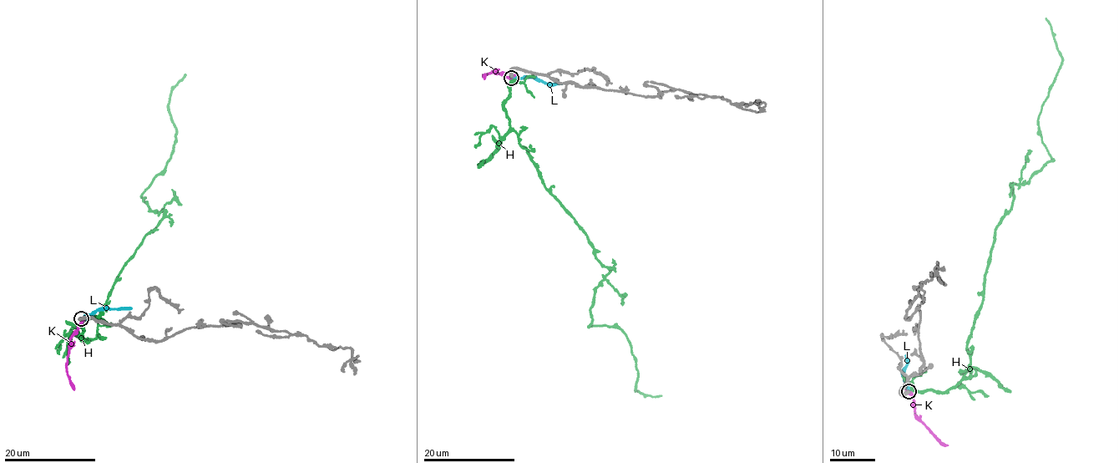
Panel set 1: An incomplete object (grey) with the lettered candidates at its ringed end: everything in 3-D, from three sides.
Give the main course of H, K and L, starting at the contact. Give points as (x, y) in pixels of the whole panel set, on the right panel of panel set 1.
H: (908, 390), (948, 390), (960, 380), (1011, 185), (1052, 160), (1039, 124), (1062, 58), (1046, 18)
K: (908, 393), (913, 398), (915, 417), (930, 433), (948, 445)
L: (907, 391), (903, 372), (907, 363), (906, 354)

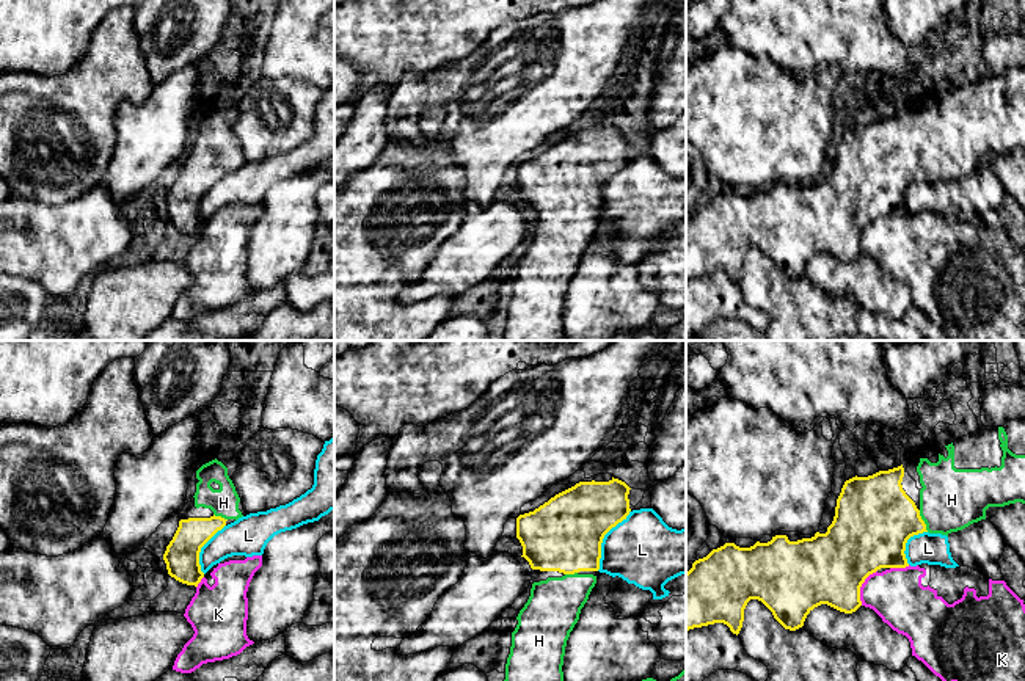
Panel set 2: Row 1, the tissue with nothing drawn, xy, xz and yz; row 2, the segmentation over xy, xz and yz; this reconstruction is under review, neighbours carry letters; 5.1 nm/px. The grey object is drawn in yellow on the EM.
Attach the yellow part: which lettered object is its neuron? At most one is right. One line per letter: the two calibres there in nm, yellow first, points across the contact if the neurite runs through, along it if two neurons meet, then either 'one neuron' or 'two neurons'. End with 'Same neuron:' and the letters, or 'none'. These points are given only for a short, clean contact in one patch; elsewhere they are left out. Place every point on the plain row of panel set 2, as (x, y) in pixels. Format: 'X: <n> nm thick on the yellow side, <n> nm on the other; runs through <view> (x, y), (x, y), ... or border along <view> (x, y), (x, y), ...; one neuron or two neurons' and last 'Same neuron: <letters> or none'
H: 400 nm thick on the yellow side, 320 nm on the other; runs through yz (875, 167), (923, 170), (934, 165), (952, 148); one neuron
K: 360 nm thick on the yellow side, 280 nm on the other; two neurons
L: 380 nm thick on the yellow side, 360 nm on the other; two neurons
Same neuron: H

